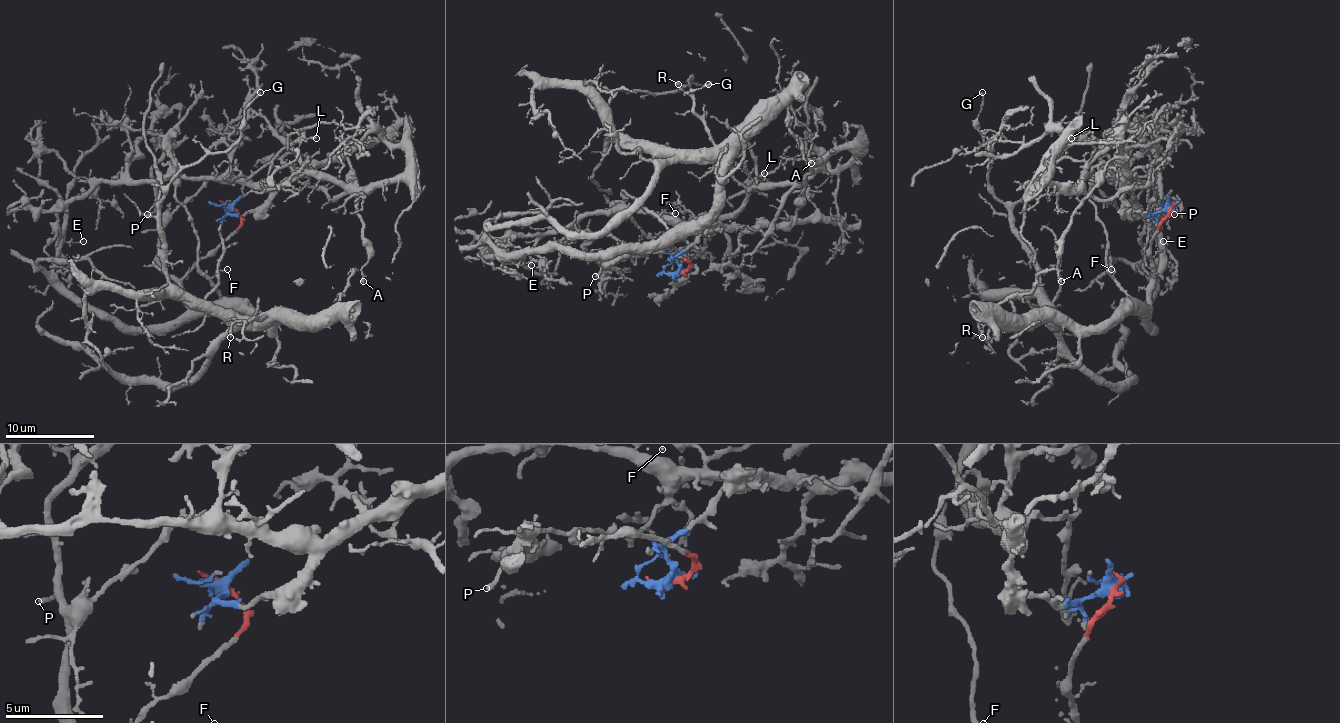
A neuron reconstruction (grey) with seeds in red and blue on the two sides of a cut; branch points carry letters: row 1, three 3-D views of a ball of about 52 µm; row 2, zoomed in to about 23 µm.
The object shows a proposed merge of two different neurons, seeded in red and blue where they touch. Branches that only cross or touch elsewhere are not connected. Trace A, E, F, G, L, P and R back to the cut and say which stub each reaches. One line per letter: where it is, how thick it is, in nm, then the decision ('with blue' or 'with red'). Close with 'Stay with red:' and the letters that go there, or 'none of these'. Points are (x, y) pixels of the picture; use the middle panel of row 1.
A: at (811, 163); 200 nm thick; with blue
E: at (531, 265); 80 nm thick; with red
F: at (675, 213); 120 nm thick; with red
G: at (708, 84); 120 nm thick; with red
L: at (764, 173); 200 nm thick; with blue
P: at (595, 276); 240 nm thick; with red
R: at (678, 84); 200 nm thick; with red
Stay with red: E, F, G, P, R

